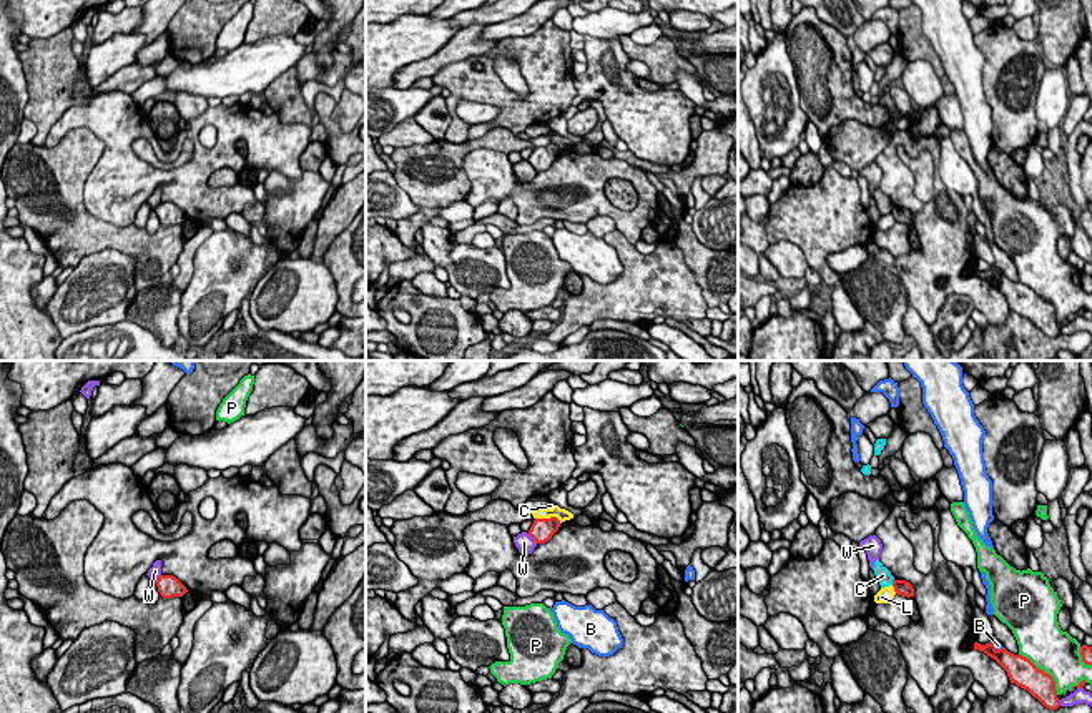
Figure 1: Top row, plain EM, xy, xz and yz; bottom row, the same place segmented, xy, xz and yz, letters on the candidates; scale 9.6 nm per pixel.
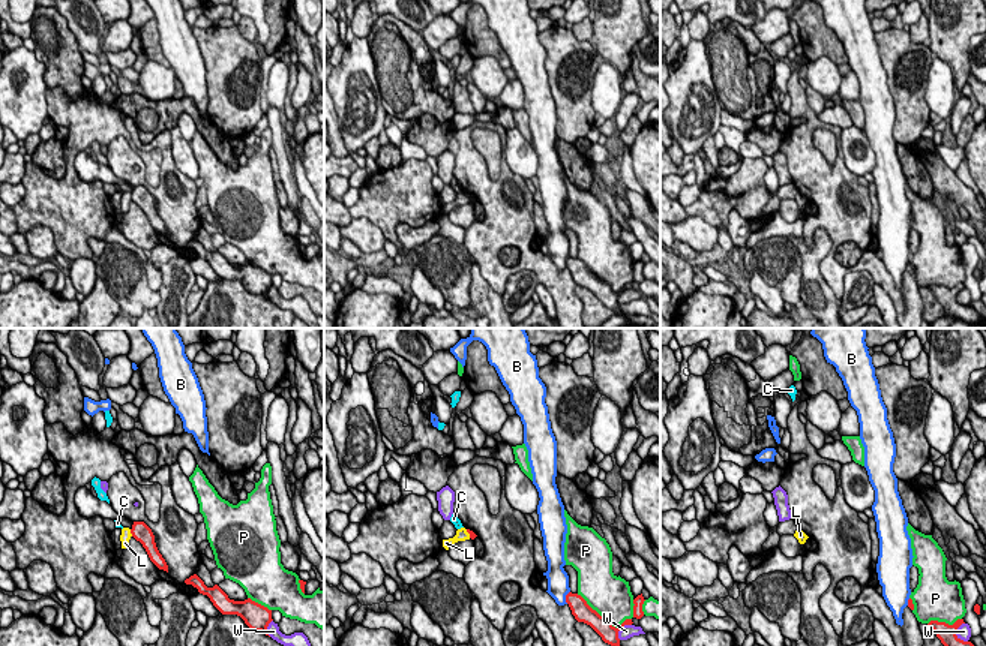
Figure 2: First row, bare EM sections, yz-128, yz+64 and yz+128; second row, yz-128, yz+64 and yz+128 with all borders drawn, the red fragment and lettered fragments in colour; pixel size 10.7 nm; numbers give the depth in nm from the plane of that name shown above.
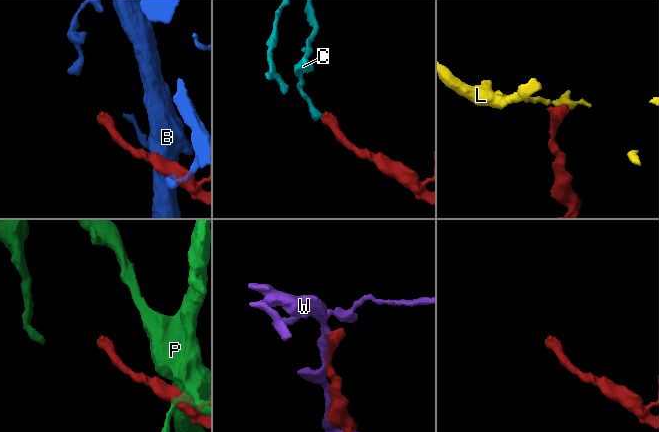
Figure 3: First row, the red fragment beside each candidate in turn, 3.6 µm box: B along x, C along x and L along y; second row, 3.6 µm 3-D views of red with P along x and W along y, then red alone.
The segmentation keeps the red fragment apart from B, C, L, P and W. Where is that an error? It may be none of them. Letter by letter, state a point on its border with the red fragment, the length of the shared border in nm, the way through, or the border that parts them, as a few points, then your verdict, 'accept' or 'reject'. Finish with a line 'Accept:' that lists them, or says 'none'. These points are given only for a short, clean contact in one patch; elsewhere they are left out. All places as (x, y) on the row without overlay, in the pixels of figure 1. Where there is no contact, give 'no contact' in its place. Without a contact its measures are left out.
B: contact yz (994, 275); length 140 nm; border yz (991, 268), (998, 276), (1003, 275); reject
C: contact yz (893, 210); length 70 nm; border yz (893, 206), (891, 211); reject
L: contact xz (550, 145); length 260 nm; border xz (536, 145), (555, 145), (560, 150); reject
P: contact yz (1042, 298); length 550 nm; reject
W: contact xz (532, 165); length 140 nm; reject
Accept: none

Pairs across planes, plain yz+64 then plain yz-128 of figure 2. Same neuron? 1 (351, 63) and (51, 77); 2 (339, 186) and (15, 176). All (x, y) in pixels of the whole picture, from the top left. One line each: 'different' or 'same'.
1: different
2: different

